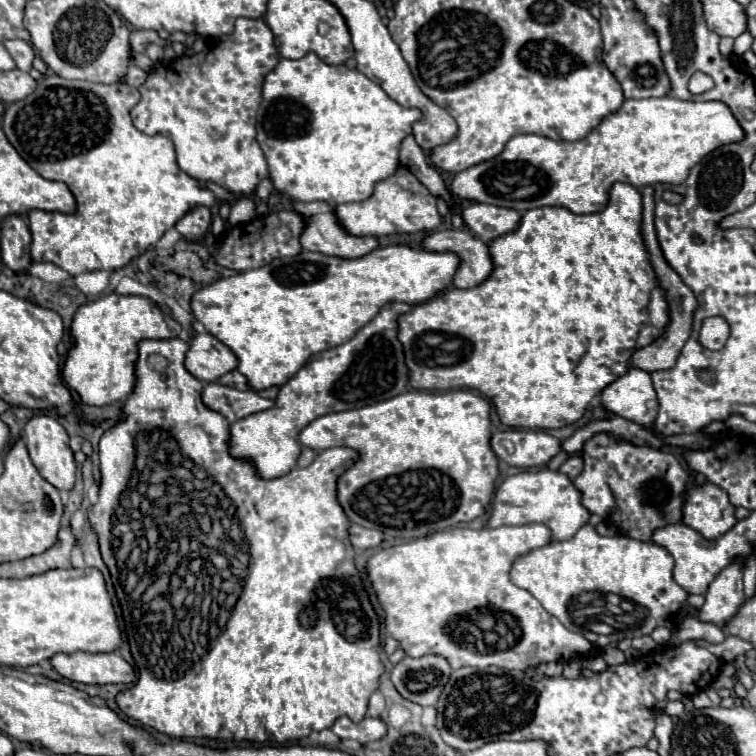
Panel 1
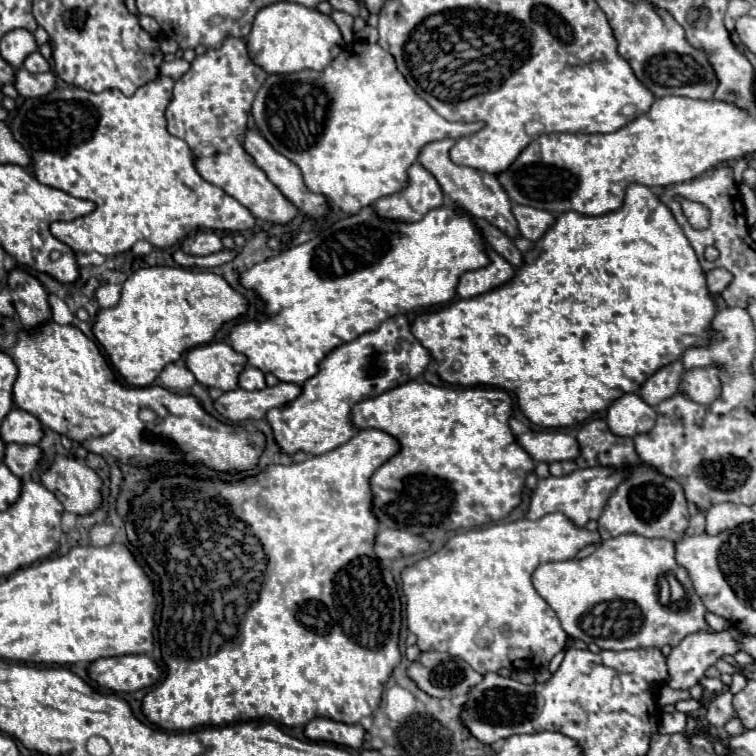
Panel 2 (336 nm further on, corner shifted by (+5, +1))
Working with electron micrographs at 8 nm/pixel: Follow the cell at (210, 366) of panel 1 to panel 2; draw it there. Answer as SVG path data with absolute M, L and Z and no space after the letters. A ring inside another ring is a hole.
M209 342L191 348L185 364L199 384L227 392L237 388L237 376L247 366L247 358L225 342Z

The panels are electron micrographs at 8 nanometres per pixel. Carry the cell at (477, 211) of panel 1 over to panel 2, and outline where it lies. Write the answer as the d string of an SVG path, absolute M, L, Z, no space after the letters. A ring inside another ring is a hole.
M513 204L513 216L517 220L519 226L519 234L531 242L539 240L543 236L543 232L547 232L547 228L553 224L553 214L543 212L539 208L531 208L531 206L521 206L521 204Z

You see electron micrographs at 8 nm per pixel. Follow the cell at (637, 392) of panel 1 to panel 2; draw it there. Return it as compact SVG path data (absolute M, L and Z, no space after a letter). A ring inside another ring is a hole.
M635 392L623 394L607 408L607 424L617 436L637 436L655 424L655 410Z

